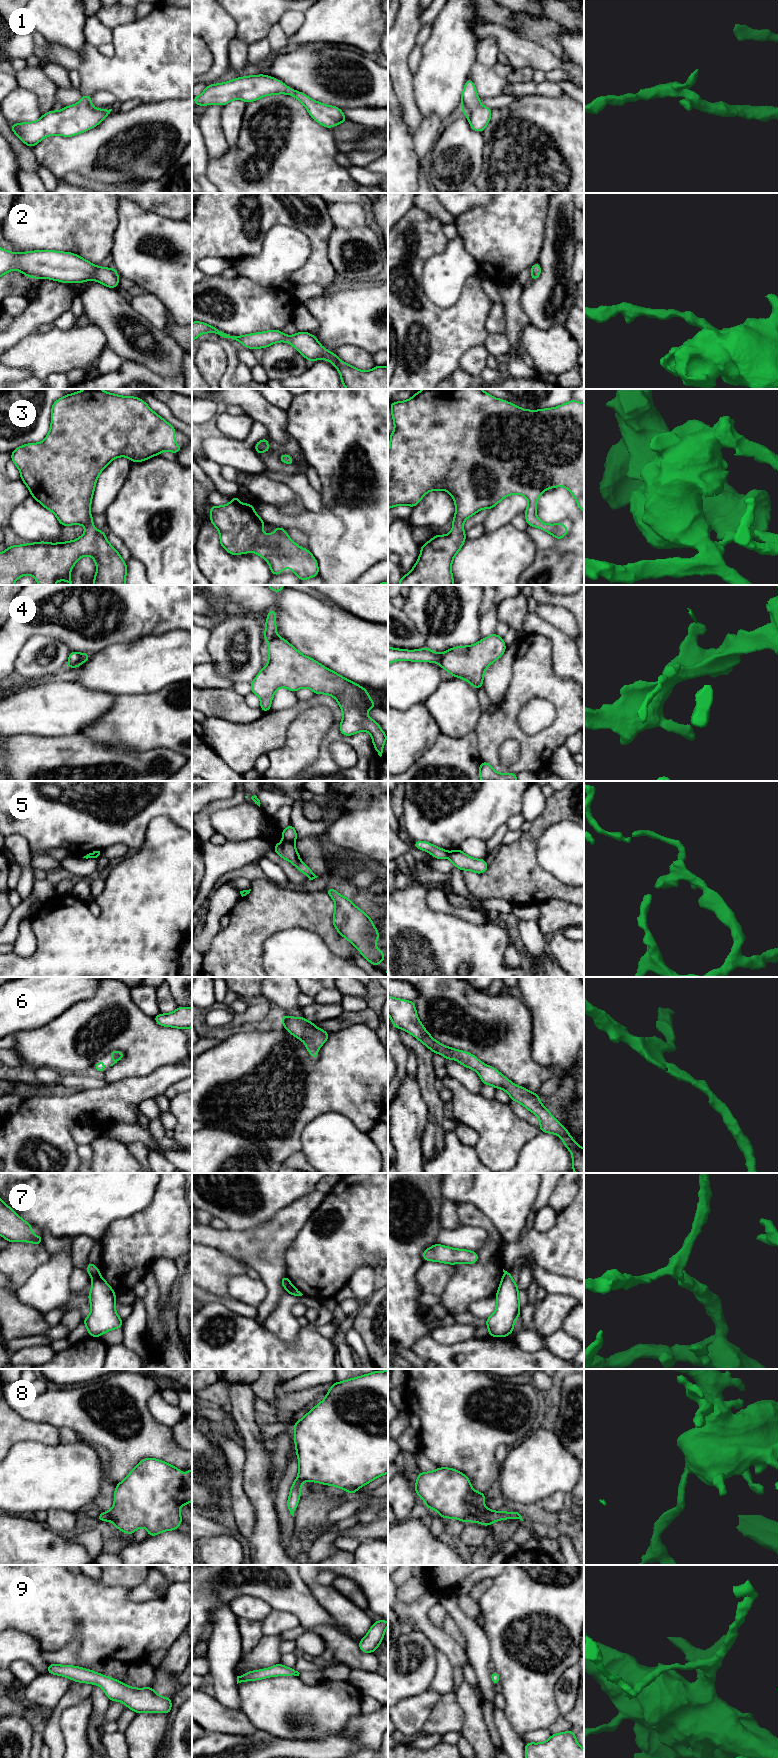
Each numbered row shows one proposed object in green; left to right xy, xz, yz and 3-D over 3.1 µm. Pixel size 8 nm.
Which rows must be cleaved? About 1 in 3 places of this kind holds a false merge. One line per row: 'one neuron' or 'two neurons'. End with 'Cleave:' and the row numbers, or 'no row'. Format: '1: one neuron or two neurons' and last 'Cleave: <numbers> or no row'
1: one neuron
2: one neuron
3: one neuron
4: two neurons
5: two neurons
6: one neuron
7: two neurons
8: one neuron
9: one neuron
Cleave: 4, 5, 7

